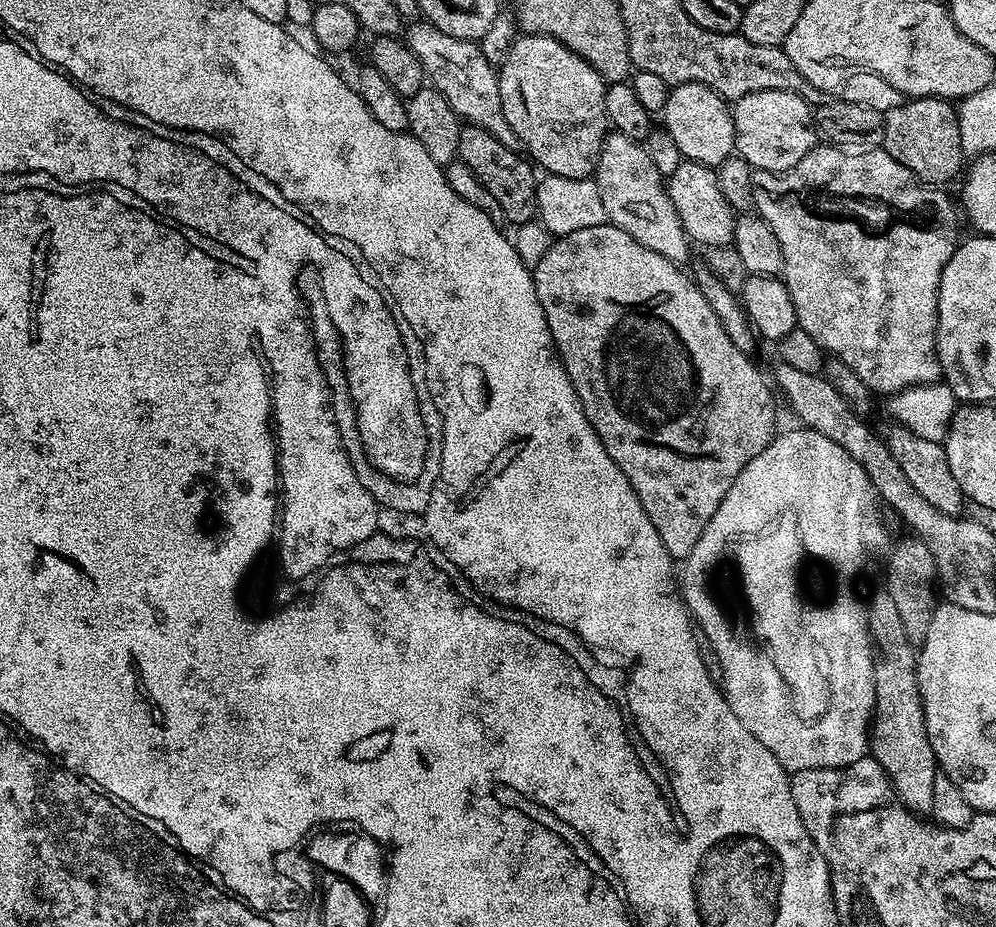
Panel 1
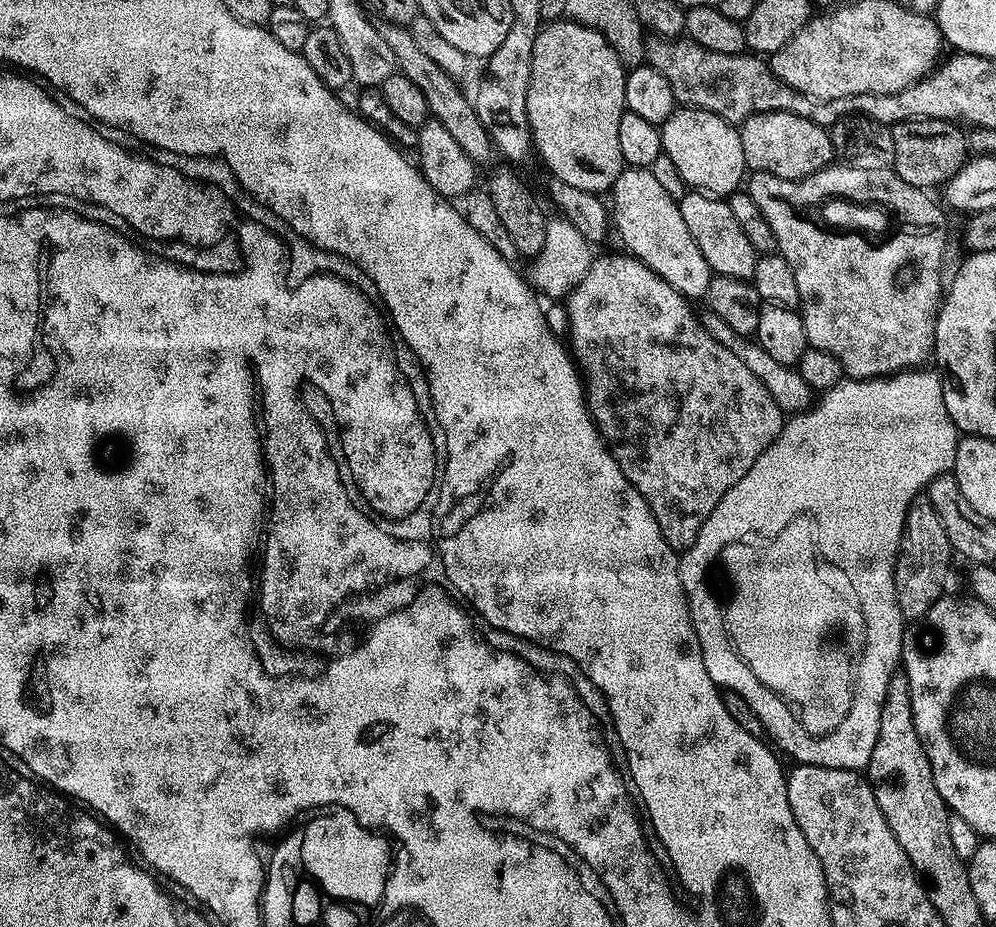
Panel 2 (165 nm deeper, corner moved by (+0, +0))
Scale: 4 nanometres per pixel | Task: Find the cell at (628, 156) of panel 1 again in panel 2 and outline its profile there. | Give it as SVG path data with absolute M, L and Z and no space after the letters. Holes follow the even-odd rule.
M625 167L610 190L611 196L610 220L614 226L616 223L617 234L628 247L625 249L650 270L654 270L654 274L670 282L670 286L674 286L674 290L683 296L703 297L714 273L706 258L702 258L698 242L690 238L690 230L686 230L679 203L670 194L666 194L666 189L654 178L652 169Z

